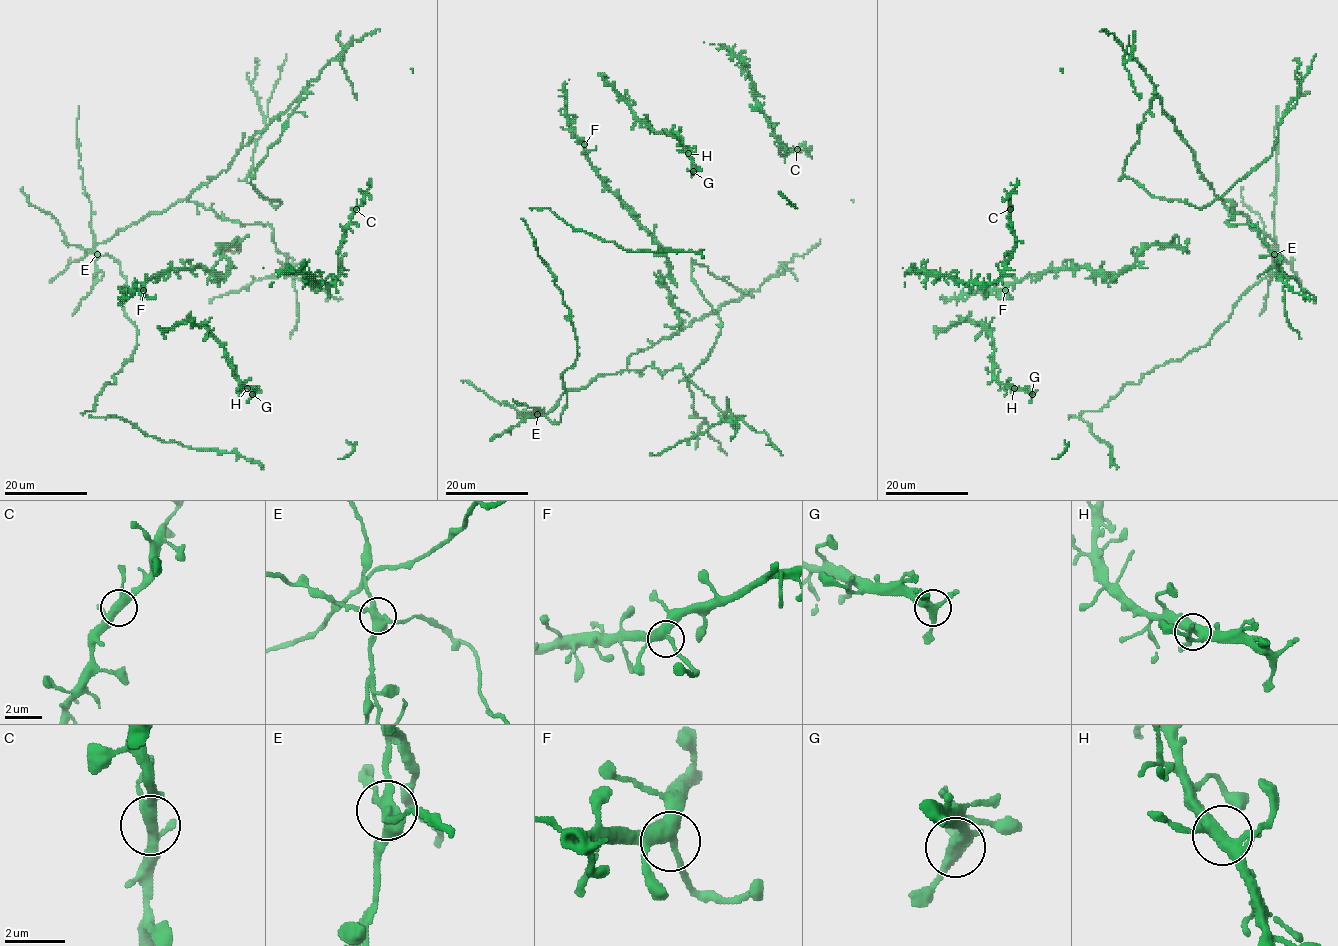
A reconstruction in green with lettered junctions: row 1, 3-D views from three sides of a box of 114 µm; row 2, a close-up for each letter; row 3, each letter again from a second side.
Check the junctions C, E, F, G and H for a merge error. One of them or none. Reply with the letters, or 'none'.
E

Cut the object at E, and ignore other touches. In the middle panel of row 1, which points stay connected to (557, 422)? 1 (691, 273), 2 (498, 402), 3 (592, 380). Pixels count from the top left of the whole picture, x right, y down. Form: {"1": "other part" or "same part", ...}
{"1": "other part", "2": "same part", "3": "other part"}

